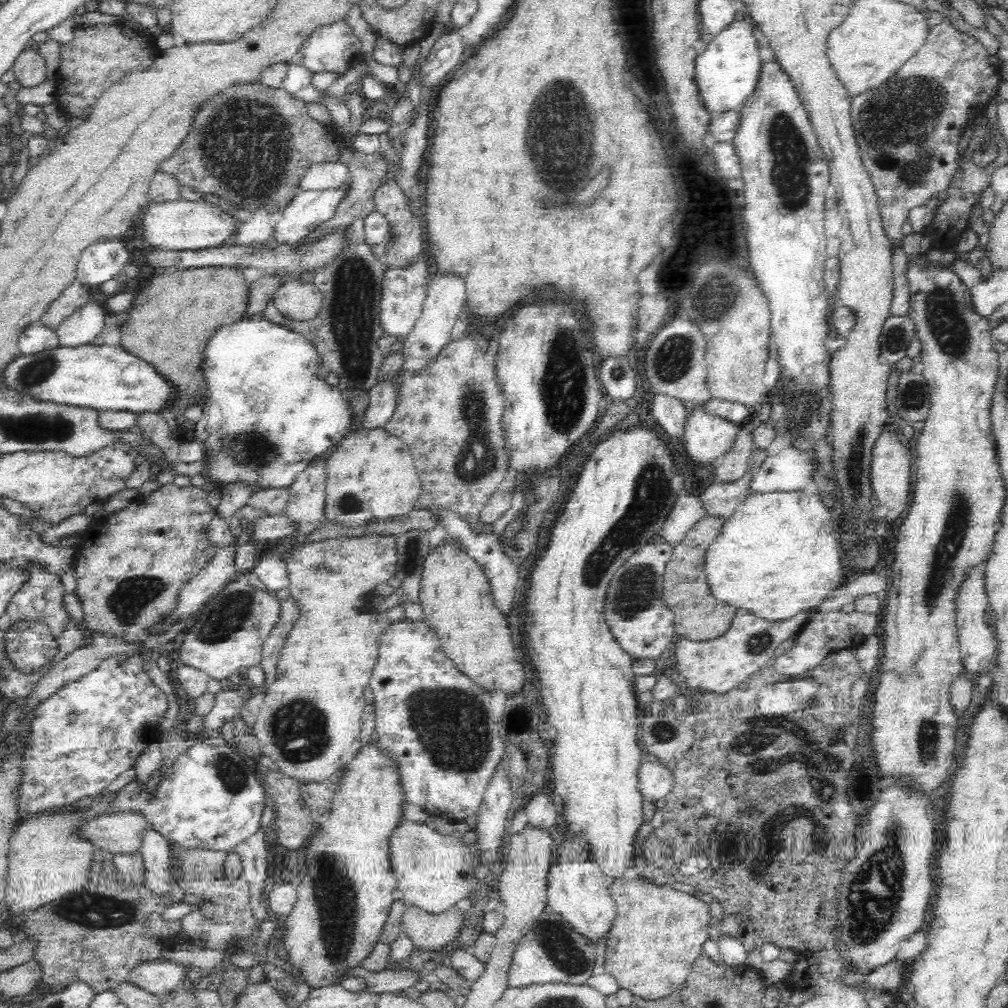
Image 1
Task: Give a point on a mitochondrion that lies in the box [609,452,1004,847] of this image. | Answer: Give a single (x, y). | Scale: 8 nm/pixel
(940, 574)

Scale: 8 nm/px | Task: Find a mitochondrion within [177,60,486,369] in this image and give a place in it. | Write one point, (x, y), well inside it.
(252, 156)

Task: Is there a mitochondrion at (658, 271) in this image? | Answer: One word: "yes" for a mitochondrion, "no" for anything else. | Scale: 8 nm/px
no

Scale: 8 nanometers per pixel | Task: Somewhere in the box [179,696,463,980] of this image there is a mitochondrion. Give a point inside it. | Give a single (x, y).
(332, 890)

